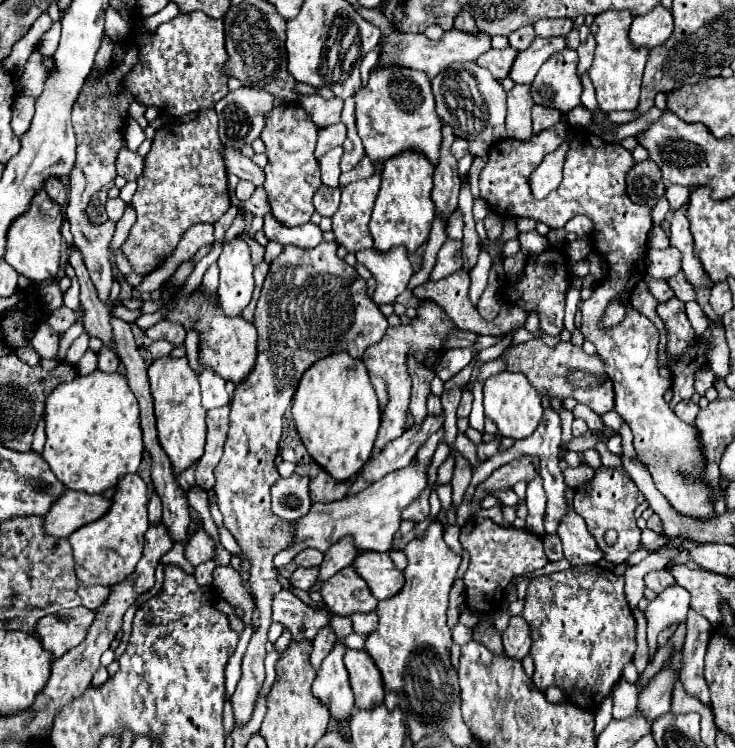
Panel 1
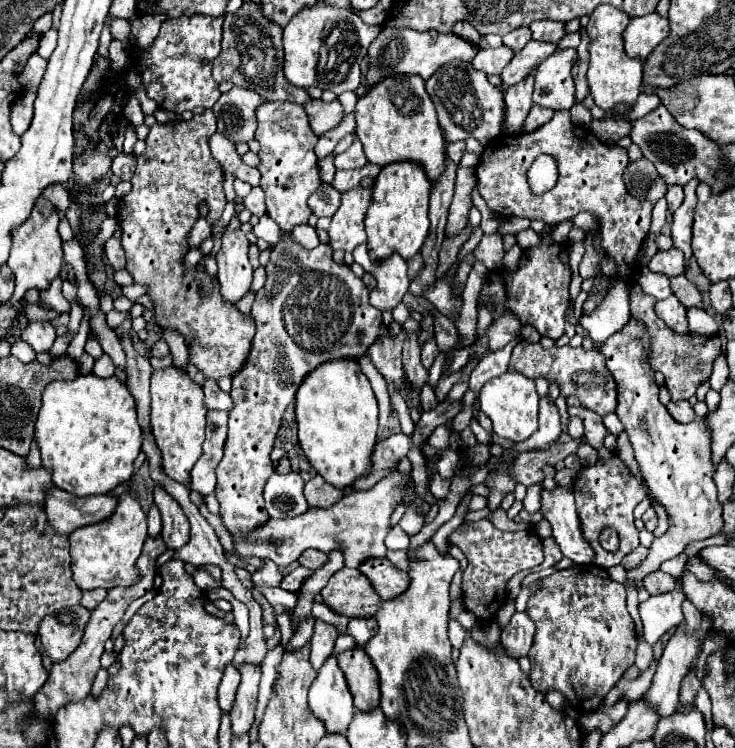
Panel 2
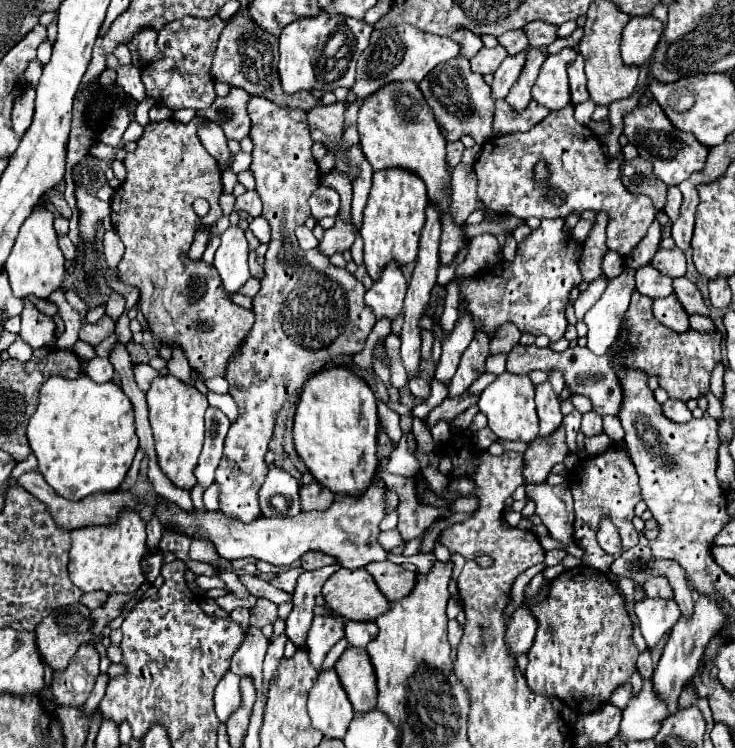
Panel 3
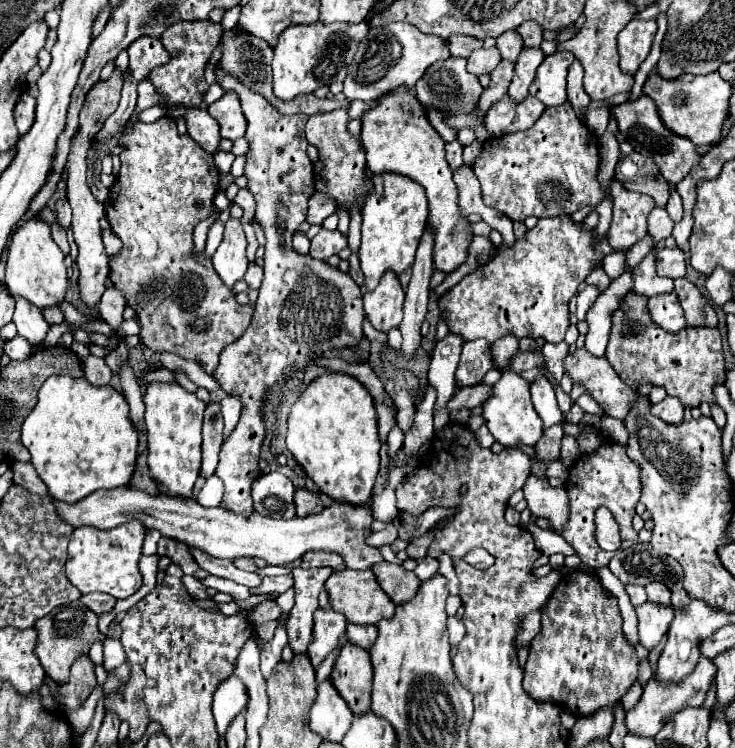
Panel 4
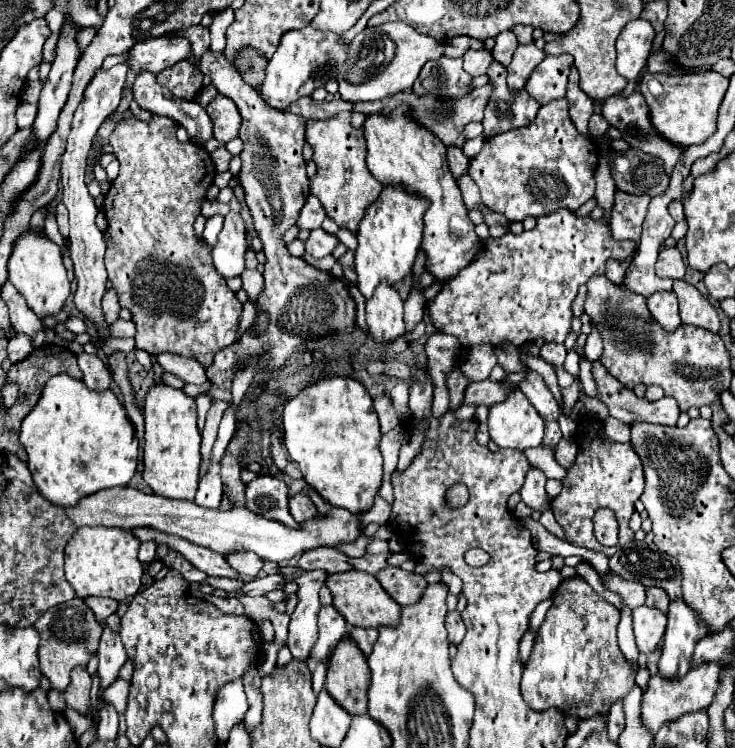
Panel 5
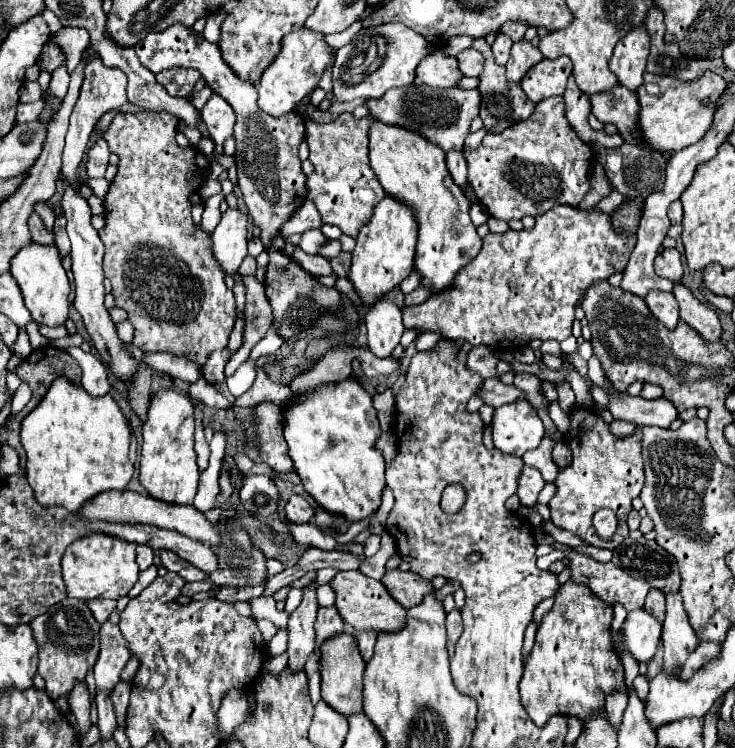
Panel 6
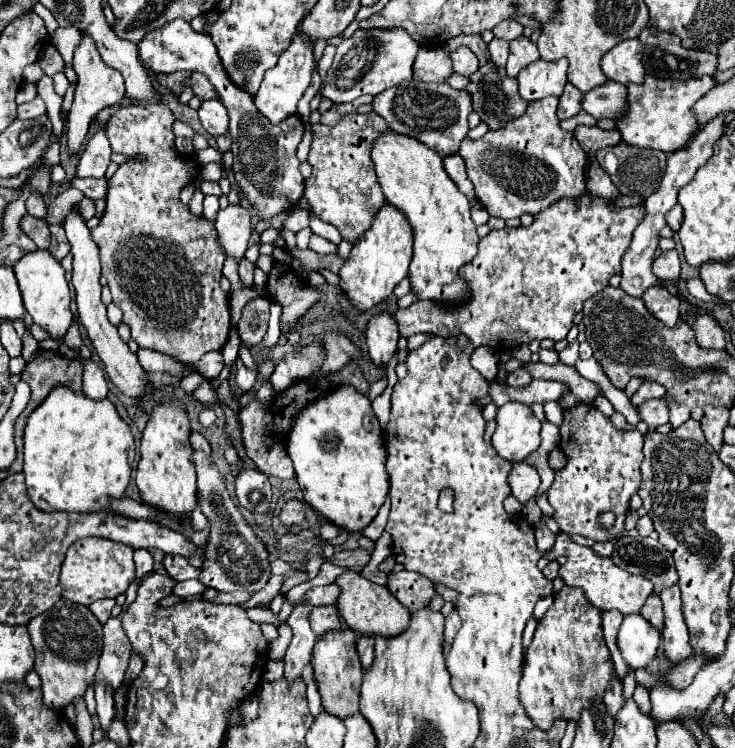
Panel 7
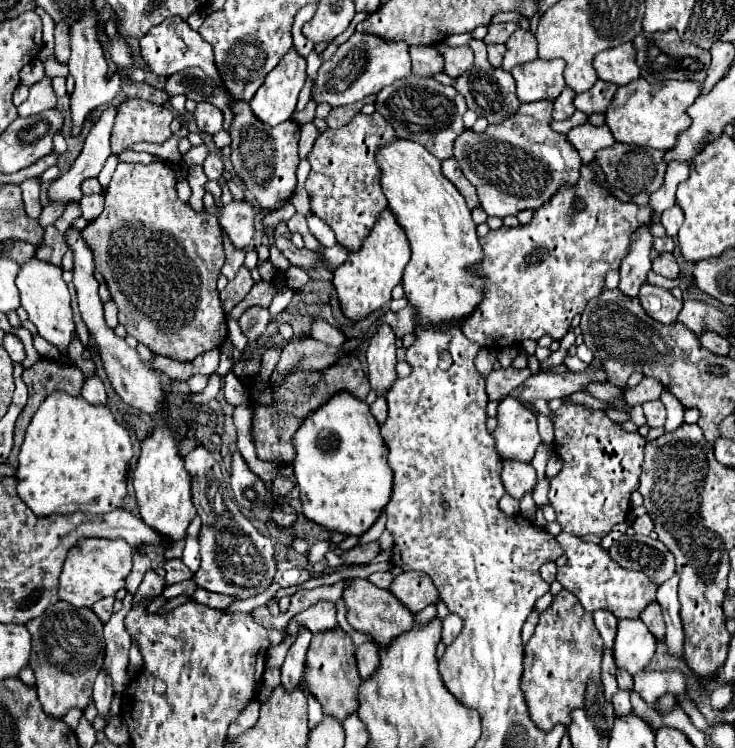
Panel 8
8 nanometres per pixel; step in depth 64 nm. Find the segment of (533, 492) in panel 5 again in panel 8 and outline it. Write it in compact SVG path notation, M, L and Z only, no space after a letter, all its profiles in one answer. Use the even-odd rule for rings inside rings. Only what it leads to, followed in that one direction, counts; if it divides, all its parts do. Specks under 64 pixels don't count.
M504 460L504 470L502 470L502 482L506 492L520 500L524 494L532 492L536 486L536 470L532 464L526 462L512 462Z

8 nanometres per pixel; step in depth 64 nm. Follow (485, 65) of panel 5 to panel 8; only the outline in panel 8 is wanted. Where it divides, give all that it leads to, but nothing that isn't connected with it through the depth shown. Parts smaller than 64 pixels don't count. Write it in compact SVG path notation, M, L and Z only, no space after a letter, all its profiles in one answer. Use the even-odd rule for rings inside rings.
M438 44L436 46L444 60L446 60L446 74L448 76L462 76L464 72L468 72L472 66L474 66L474 56L472 56L472 50L468 46L458 46L458 48L450 48L448 44Z

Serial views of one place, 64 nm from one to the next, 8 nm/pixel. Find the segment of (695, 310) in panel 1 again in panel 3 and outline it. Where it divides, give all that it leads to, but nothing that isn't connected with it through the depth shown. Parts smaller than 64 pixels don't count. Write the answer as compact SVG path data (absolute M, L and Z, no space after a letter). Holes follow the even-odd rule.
M692 315L689 317L690 328L698 332L712 332L715 330L714 322L701 315Z

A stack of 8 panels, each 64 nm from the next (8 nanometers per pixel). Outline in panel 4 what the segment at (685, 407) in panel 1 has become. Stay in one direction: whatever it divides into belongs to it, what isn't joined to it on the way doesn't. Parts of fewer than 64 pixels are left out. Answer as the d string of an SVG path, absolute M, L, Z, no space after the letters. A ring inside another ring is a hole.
M666 396L662 402L652 406L652 414L664 418L664 422L668 424L680 424L684 422L684 406L680 404L680 400Z

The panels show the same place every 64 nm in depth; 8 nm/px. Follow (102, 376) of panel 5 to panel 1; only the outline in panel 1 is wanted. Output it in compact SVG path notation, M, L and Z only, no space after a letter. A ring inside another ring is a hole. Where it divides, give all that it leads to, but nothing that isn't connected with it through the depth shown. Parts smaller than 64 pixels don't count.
M102 346L102 350L98 352L98 370L116 372L118 364L120 364L120 358L116 356L116 352L112 348L108 348L108 346L106 348Z

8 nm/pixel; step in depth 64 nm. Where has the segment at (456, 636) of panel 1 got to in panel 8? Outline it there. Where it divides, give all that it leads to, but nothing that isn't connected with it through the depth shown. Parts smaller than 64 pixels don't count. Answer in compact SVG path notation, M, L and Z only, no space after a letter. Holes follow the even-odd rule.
M456 614L446 616L446 618L442 620L442 642L444 642L446 646L450 646L452 640L460 634L460 628L462 628L460 616L456 616Z

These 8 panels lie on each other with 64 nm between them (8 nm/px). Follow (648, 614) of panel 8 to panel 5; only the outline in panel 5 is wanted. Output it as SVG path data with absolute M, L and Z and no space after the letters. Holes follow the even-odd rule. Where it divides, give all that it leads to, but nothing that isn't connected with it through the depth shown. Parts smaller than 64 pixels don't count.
M648 588L646 606L654 606L654 608L660 608L662 612L666 612L670 606L670 598L662 588Z

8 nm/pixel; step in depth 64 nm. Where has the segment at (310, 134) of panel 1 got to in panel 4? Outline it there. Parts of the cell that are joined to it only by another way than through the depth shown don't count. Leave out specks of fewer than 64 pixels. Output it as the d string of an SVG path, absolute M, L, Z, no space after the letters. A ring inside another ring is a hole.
M216 68L216 80L220 86L228 90L236 90L242 102L244 116L248 120L246 140L250 142L250 150L246 154L246 176L248 176L248 190L256 198L256 218L264 226L266 232L266 256L264 256L264 282L260 286L260 294L254 308L254 318L250 328L244 332L236 344L230 344L220 354L220 368L216 368L214 378L220 382L222 390L230 396L238 396L242 400L242 414L240 422L224 440L220 450L220 464L216 468L216 476L224 482L224 500L222 506L242 514L250 516L254 512L252 504L252 484L260 478L260 452L262 442L266 438L266 424L264 424L264 408L266 408L266 394L272 388L282 388L286 382L300 370L304 370L308 364L312 364L316 358L320 358L326 352L340 350L340 348L354 348L364 340L362 324L366 320L366 312L362 308L362 288L342 270L336 266L326 264L324 260L316 260L308 254L300 254L292 246L292 236L298 230L298 226L306 220L308 212L308 198L314 194L314 166L312 160L306 154L308 140L304 134L306 128L306 116L300 114L280 114L268 100L264 100L260 94L248 92L248 88L242 88L238 80L232 80L232 76L224 76Z

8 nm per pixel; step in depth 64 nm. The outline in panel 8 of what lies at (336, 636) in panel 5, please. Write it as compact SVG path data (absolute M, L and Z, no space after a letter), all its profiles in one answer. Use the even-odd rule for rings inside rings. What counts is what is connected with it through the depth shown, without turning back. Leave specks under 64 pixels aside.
M318 602L294 616L284 630L284 636L296 634L300 626L308 626L314 634L338 628L336 606L332 602Z

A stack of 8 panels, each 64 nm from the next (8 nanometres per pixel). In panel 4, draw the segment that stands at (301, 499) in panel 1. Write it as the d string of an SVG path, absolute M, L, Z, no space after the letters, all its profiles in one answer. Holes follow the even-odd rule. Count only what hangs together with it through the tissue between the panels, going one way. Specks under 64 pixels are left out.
M268 472L260 476L260 480L252 486L252 500L254 500L254 510L262 516L270 516L270 510L264 506L264 500L270 496L278 496L284 500L286 510L282 512L282 518L292 518L296 516L296 506L294 506L294 484L288 476L280 472Z

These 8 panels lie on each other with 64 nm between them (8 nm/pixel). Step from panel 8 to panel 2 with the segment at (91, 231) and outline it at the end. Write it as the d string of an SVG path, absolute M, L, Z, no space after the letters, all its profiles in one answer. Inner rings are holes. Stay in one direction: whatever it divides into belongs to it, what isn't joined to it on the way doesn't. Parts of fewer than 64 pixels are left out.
M212 110L194 114L192 120L174 120L172 124L154 124L146 138L146 152L138 156L138 168L132 176L132 192L120 202L120 226L122 226L122 246L126 250L126 270L134 276L136 284L150 288L150 296L156 302L154 322L160 328L178 330L192 348L192 364L196 364L206 378L224 378L238 374L252 350L252 338L256 324L252 316L244 316L238 308L224 304L220 296L220 286L216 280L208 278L204 270L184 270L182 258L186 254L186 236L194 222L198 220L198 204L210 204L208 220L218 220L218 214L224 212L224 170L210 152L210 136L216 132L216 116Z

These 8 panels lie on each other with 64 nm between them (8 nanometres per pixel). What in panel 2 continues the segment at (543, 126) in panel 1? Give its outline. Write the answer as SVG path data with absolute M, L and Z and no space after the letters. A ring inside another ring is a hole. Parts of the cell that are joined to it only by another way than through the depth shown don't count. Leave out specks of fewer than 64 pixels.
M534 104L534 106L530 108L528 120L524 122L526 132L534 132L536 128L544 126L546 122L550 122L550 120L552 120L552 116L554 116L554 110L550 110L550 108L542 108L542 106L536 106L536 104Z

